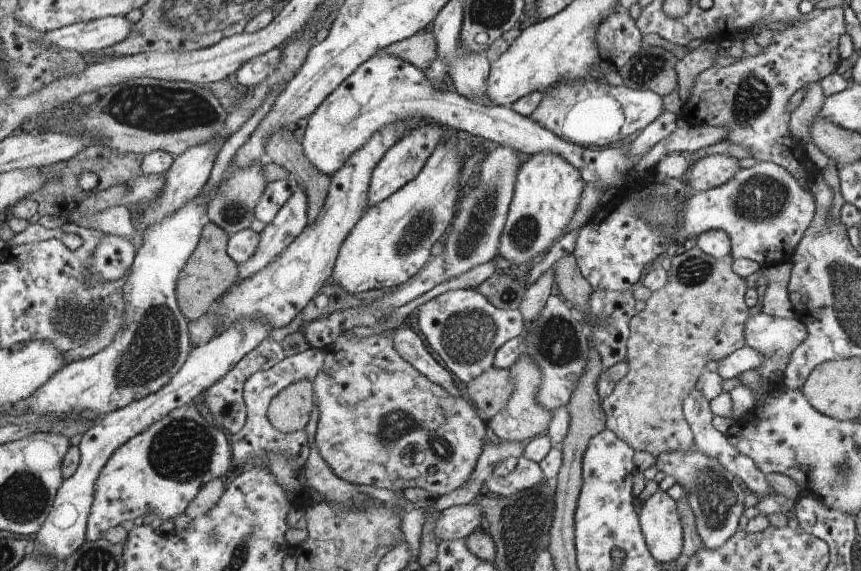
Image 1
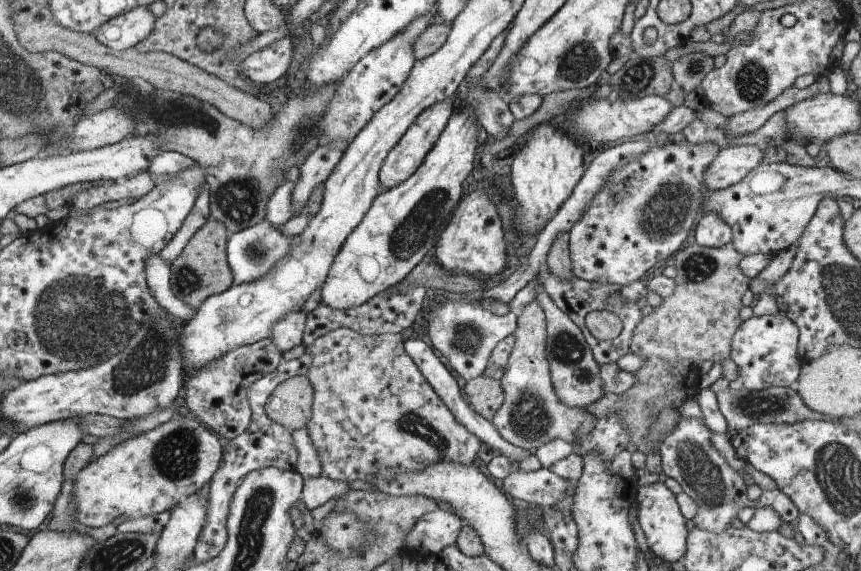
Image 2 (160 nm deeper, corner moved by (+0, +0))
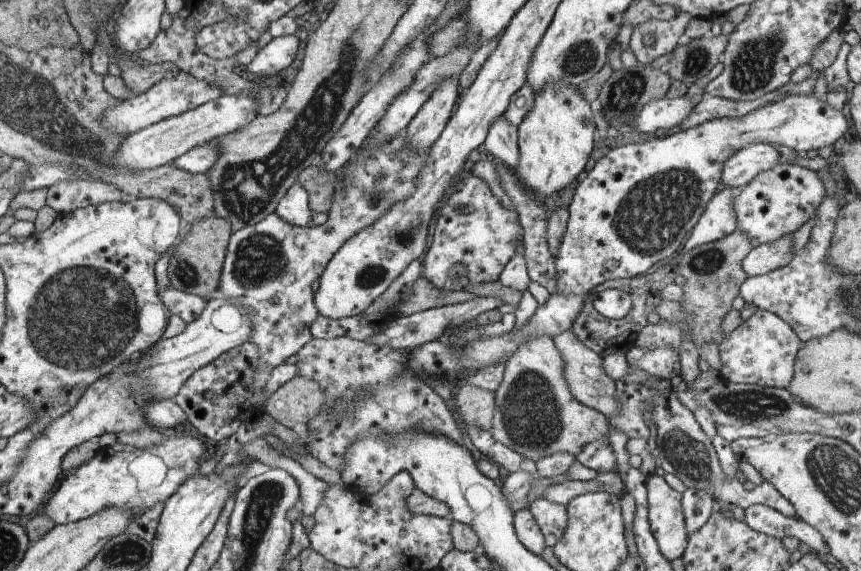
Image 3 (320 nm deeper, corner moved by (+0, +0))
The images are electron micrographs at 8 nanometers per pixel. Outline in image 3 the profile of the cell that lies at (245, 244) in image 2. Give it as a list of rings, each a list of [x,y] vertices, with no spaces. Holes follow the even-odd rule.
[[[402,130],[371,153],[359,149],[341,166],[338,173],[341,174],[343,189],[333,193],[324,224],[299,227],[274,212],[257,225],[248,225],[234,232],[217,295],[233,299],[250,312],[253,329],[248,342],[258,348],[251,396],[251,403],[256,408],[268,400],[265,386],[273,370],[314,340],[312,326],[318,312],[310,284],[318,274],[325,272],[334,254],[349,238],[373,225],[397,203],[413,196],[430,153],[431,146],[423,153],[411,149],[406,130]]]

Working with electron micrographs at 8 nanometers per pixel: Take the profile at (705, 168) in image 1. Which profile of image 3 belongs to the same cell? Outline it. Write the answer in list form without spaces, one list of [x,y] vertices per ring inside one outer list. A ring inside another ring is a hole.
[[[758,143],[735,152],[723,166],[721,186],[742,189],[761,172],[774,168],[783,158],[774,146]]]

